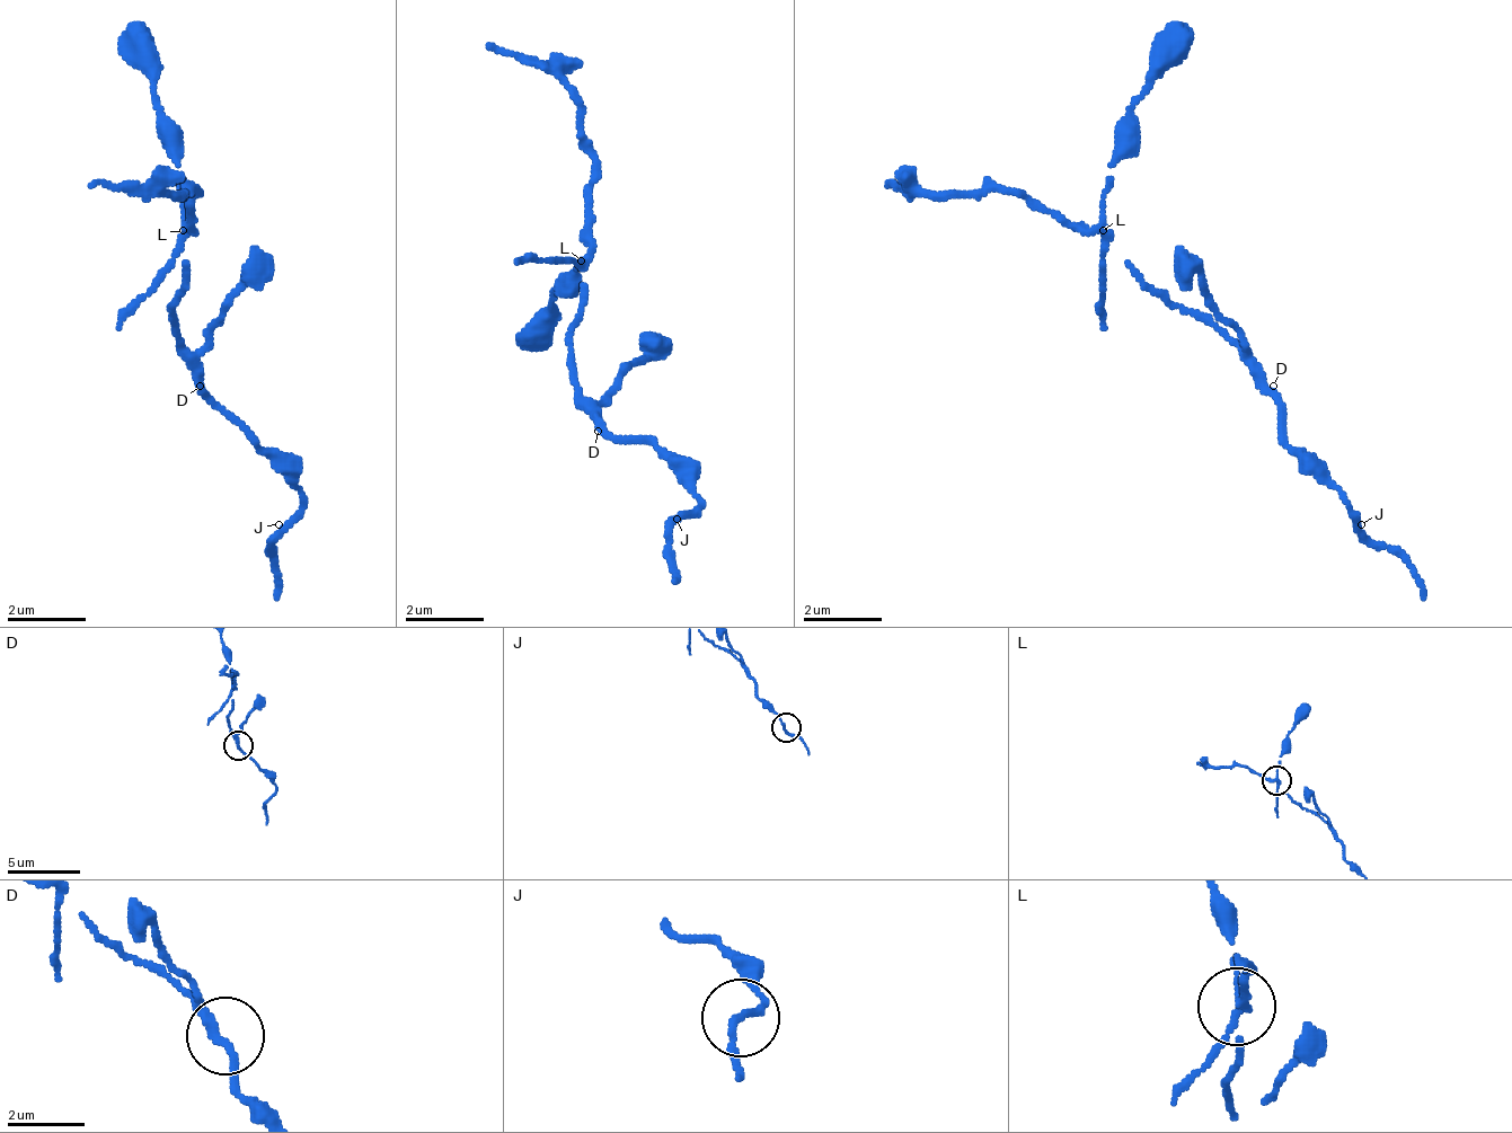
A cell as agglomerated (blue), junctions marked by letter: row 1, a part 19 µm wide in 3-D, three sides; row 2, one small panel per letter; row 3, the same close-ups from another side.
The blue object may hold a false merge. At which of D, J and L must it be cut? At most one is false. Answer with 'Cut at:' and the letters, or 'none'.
Cut at: L

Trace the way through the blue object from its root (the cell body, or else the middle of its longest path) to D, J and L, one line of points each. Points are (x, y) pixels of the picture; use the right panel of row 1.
D: (1203, 317), (1273, 386)
J: (1203, 317), (1243, 356), (1243, 366), (1282, 406), (1282, 435), (1342, 494), (1342, 504), (1361, 524)
L: (1203, 317), (1184, 317), (1124, 257), (1105, 257), (1105, 228)

